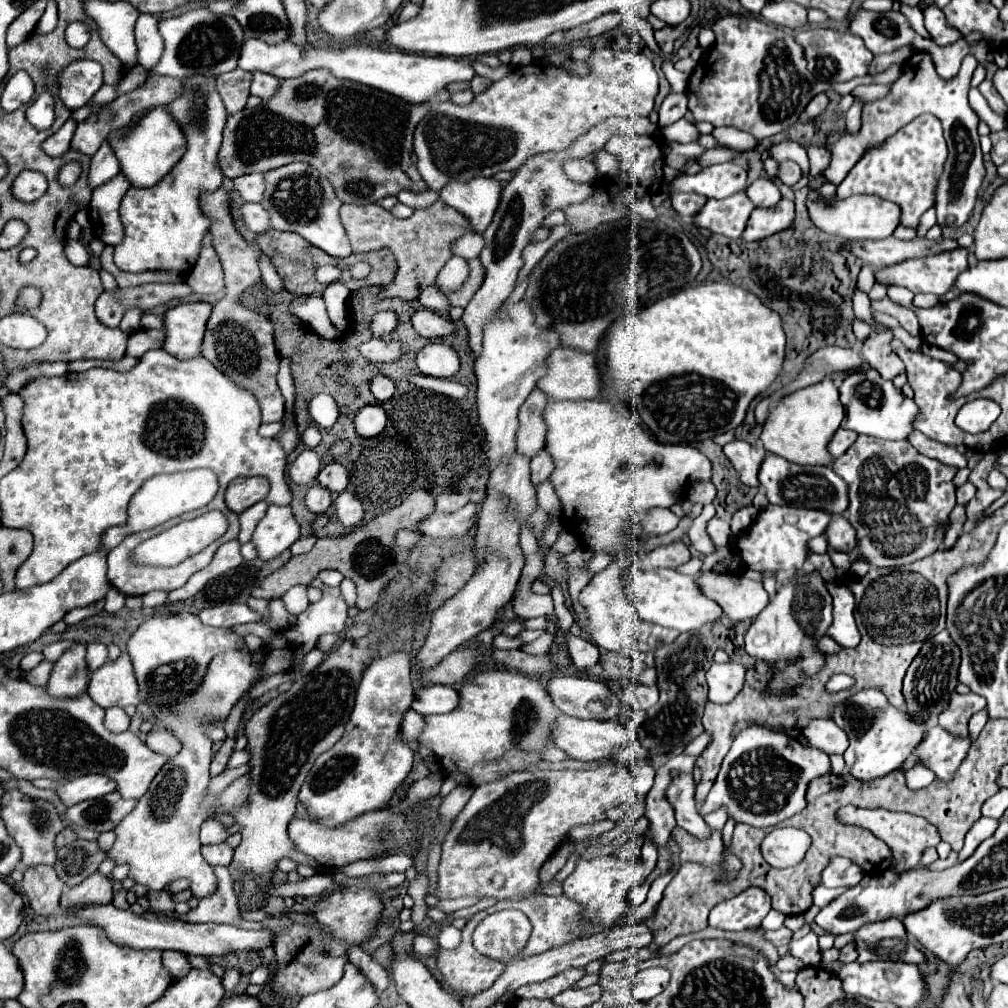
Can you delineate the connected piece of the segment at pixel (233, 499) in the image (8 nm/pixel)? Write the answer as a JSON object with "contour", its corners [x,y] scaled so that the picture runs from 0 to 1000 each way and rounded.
{"contour":[[[236,473],[224,485],[224,501],[232,509],[240,509],[248,501],[264,495],[268,479],[262,473]]]}

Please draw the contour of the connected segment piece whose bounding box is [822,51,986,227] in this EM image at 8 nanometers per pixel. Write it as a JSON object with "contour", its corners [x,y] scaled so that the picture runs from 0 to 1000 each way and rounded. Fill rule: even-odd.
{"contour":[[[907,53],[901,59],[901,68],[895,72],[895,76],[885,84],[885,90],[881,96],[859,102],[855,110],[855,126],[849,134],[837,134],[835,140],[831,140],[823,152],[821,168],[817,168],[815,176],[827,184],[833,184],[835,178],[841,174],[841,170],[849,164],[849,160],[855,156],[855,152],[865,146],[873,144],[879,136],[887,134],[893,126],[901,124],[905,118],[909,118],[915,112],[925,112],[933,118],[937,126],[937,136],[940,142],[940,158],[937,164],[937,172],[931,180],[929,188],[929,213],[931,223],[935,225],[954,225],[968,201],[970,188],[976,180],[978,166],[976,166],[976,154],[972,152],[972,138],[970,138],[970,114],[960,104],[960,90],[962,90],[962,78],[968,68],[970,61],[966,55],[958,55],[954,61],[954,68],[946,78],[935,78],[931,76],[927,63],[921,53]]]}

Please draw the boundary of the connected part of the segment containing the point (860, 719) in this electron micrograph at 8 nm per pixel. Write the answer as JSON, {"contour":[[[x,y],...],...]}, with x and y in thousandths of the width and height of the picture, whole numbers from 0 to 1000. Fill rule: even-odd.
{"contour":[[[857,684],[825,705],[827,717],[839,725],[843,741],[837,747],[839,767],[851,775],[865,775],[891,763],[919,729],[919,717],[905,715],[897,705],[881,699],[873,684]]]}

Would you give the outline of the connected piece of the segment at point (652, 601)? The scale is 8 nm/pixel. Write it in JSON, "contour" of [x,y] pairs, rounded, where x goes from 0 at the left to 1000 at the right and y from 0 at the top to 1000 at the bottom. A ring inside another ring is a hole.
{"contour":[[[627,564],[619,576],[619,580],[627,588],[627,596],[635,608],[635,612],[643,618],[665,622],[671,626],[690,626],[698,620],[708,620],[716,614],[718,606],[710,596],[700,592],[690,576],[690,570],[675,570],[667,564],[649,564],[649,566],[633,566]]]}

